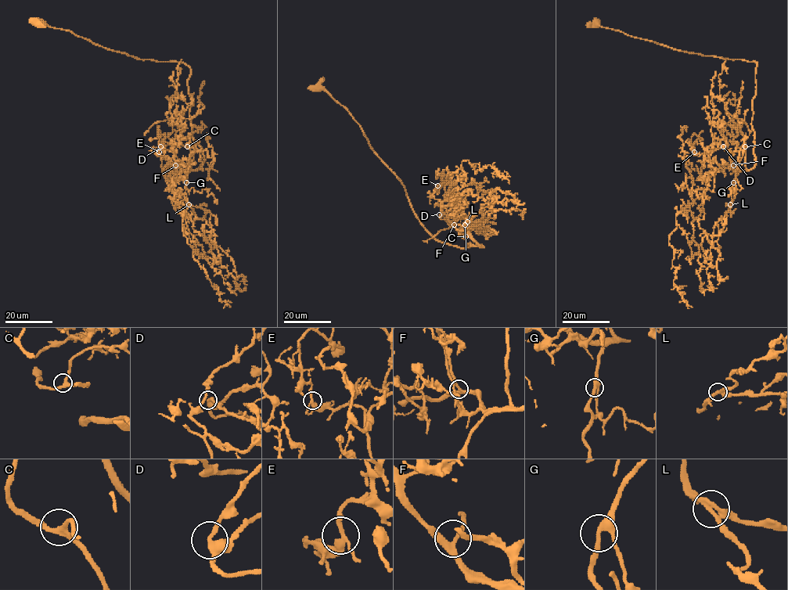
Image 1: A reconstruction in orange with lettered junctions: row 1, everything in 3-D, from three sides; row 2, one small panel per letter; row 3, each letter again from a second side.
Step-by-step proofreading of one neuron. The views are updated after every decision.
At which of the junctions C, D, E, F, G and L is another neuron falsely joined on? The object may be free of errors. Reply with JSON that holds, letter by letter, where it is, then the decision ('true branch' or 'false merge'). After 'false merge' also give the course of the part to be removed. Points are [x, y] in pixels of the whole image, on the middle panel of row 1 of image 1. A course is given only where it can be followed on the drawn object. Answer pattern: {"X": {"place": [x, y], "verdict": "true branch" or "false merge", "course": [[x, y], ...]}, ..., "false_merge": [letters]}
{"C": {"place": [465, 236], "verdict": "true branch"}, "D": {"place": [439, 214], "verdict": "true branch"}, "E": {"place": [437, 185], "verdict": "true branch"}, "F": {"place": [454, 224], "verdict": "true branch"}, "G": {"place": [465, 224], "verdict": "true branch"}, "L": {"place": [467, 221], "verdict": "true branch"}, "false_merge": []}

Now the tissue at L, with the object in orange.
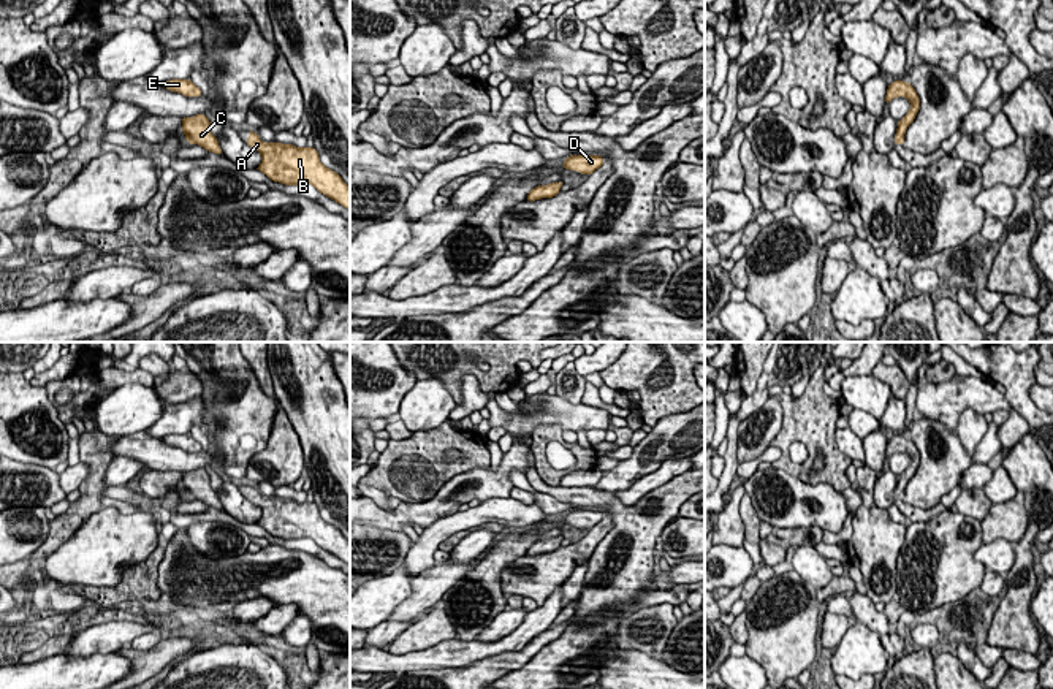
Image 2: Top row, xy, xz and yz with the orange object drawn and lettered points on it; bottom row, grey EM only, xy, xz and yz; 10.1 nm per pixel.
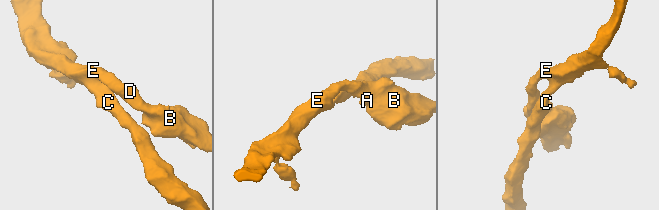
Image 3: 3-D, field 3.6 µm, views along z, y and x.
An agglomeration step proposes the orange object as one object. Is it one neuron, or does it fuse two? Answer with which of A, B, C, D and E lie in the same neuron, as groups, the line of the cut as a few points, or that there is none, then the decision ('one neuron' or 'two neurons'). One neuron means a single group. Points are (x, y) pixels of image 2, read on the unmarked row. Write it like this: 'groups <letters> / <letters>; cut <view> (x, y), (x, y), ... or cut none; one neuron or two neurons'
groups A B C D E; cut none; one neuron

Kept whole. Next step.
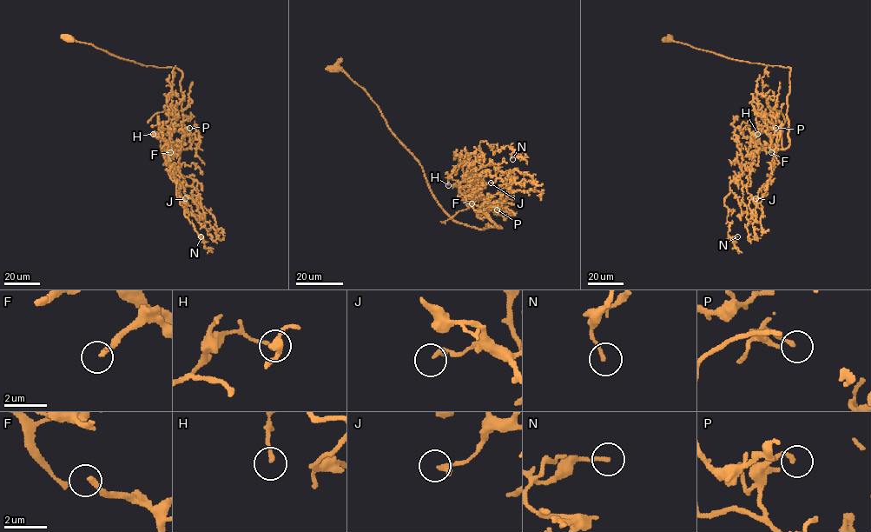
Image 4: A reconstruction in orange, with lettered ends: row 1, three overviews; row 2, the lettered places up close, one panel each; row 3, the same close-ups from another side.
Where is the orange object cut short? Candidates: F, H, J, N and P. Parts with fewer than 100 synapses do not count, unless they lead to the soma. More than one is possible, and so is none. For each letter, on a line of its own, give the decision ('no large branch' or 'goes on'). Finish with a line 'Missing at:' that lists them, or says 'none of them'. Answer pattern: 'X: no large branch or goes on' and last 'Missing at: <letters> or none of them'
F: goes on
H: no large branch
J: no large branch
N: no large branch
P: no large branch
Missing at: F

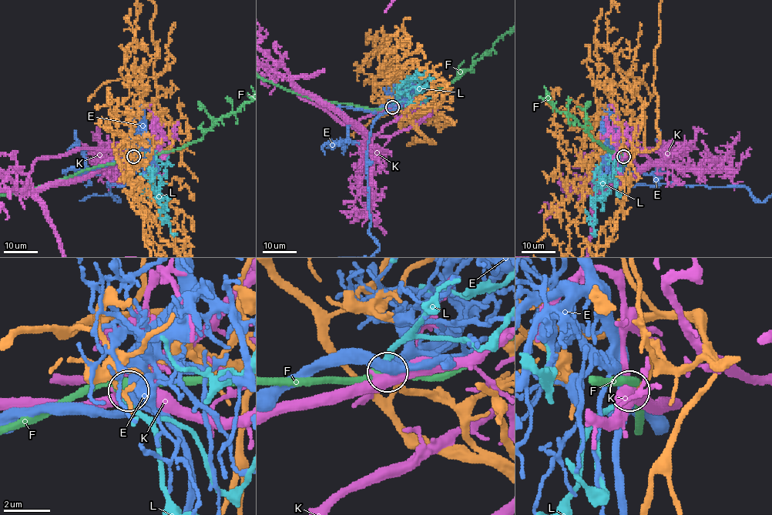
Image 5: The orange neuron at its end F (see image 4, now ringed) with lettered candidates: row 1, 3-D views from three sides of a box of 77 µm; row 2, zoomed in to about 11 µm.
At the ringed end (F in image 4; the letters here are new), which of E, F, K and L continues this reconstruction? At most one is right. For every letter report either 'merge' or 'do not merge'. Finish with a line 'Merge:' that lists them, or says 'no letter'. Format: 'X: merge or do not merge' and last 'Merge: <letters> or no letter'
E: do not merge
F: do not merge
K: do not merge
L: merge
Merge: L

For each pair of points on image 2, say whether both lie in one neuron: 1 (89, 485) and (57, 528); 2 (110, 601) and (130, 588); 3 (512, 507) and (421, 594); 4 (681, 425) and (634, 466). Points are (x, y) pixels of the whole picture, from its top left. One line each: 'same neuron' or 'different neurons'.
1: same neuron
2: same neuron
3: different neurons
4: same neuron

